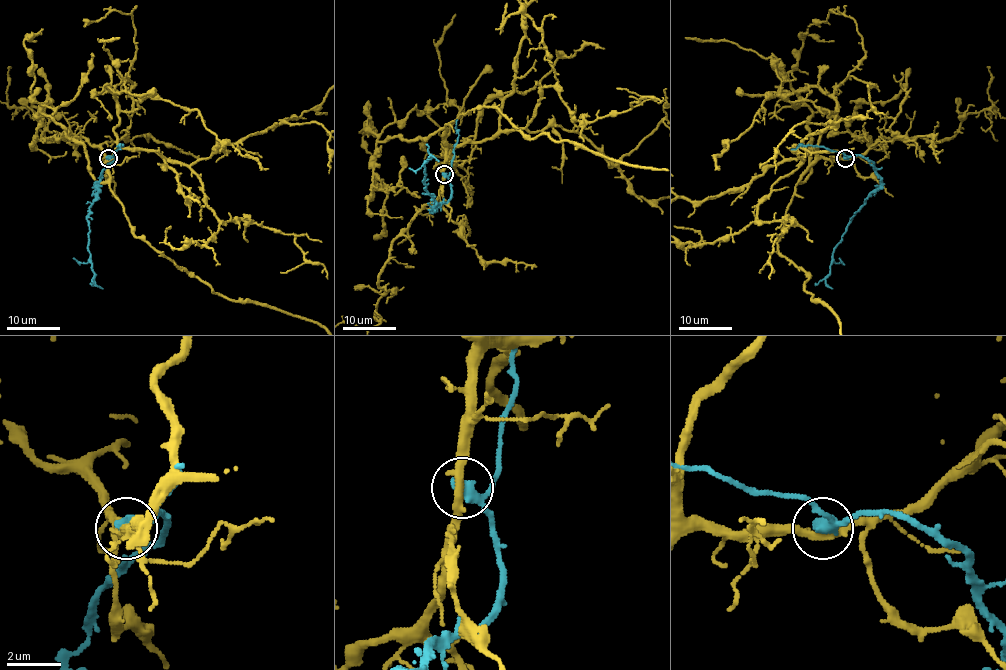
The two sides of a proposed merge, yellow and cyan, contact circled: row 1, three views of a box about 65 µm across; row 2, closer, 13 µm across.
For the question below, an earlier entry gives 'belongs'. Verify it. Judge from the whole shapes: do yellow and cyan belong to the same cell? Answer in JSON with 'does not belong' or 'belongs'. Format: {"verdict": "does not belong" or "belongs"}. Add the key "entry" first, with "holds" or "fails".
{"entry": "fails", "verdict": "does not belong"}

